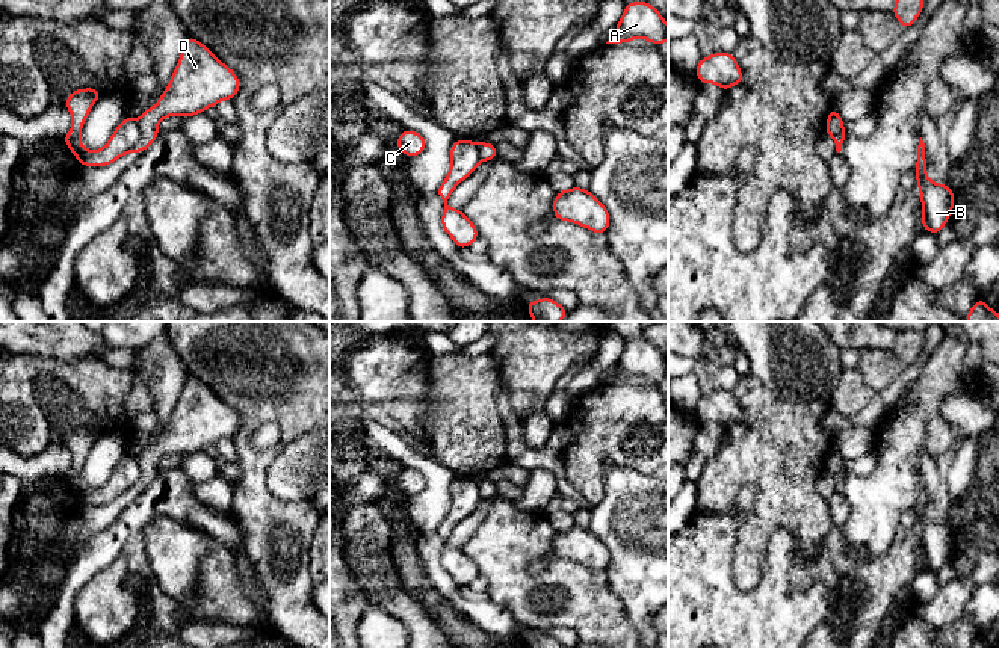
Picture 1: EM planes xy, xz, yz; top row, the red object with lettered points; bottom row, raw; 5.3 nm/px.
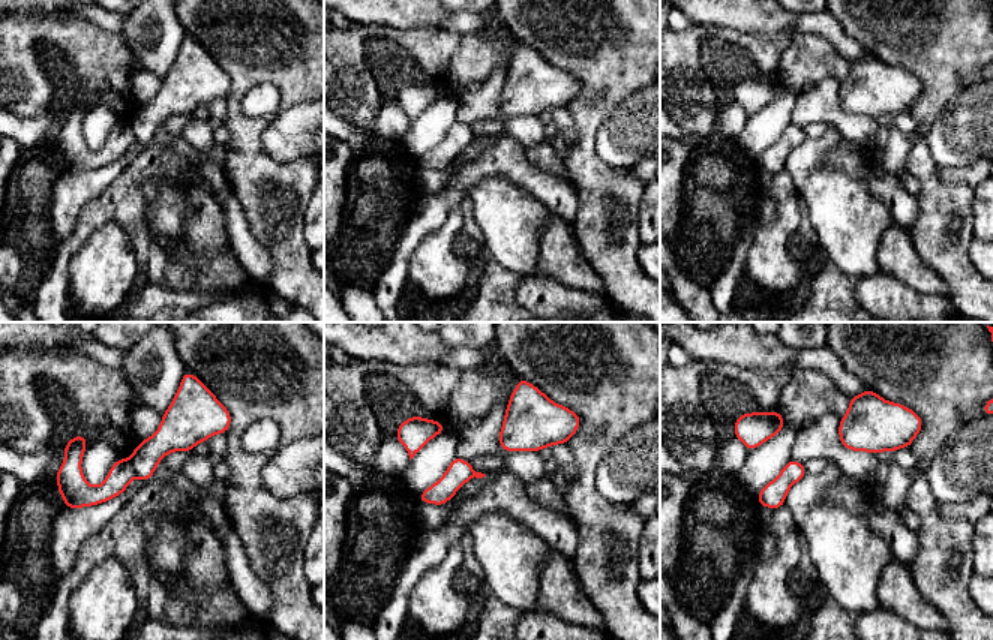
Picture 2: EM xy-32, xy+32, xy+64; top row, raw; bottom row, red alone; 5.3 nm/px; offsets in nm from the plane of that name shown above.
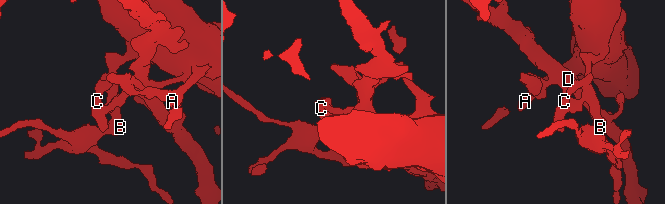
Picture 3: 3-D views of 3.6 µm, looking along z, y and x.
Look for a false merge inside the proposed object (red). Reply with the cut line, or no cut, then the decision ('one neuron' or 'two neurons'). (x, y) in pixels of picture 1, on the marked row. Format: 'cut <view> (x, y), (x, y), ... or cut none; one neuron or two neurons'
cut xy (135, 121), (139, 130), (136, 150); two neurons

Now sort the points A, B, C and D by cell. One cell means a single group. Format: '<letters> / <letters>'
A B C / D

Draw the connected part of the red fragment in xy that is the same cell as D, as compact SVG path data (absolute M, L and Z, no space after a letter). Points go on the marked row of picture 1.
M187 36L169 85L159 101L138 118L142 153L157 139L159 122L168 116L195 116L219 101L233 100L240 91L237 74L224 65L204 44Z

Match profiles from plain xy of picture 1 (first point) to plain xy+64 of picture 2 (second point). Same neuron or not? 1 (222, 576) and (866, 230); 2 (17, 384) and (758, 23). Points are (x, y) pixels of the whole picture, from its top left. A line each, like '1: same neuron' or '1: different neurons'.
1: different neurons
2: different neurons

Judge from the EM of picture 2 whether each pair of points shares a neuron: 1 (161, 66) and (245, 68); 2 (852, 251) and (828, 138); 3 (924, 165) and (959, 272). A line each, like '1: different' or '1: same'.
1: different
2: same
3: same

